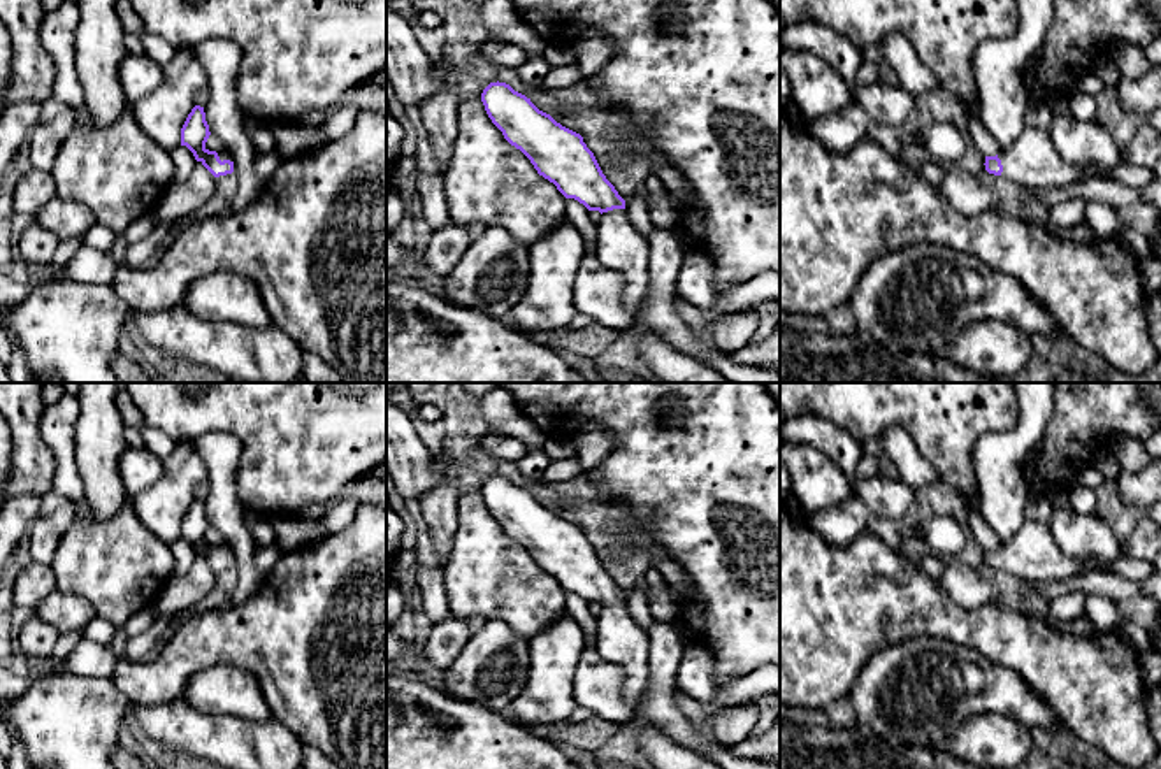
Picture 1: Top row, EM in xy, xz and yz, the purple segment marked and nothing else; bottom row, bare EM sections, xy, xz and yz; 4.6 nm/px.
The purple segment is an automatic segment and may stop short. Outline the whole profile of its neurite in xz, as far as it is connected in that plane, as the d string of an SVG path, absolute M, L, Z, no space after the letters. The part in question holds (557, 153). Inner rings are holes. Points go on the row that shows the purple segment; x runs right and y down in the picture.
M490 83L483 93L481 102L492 123L502 132L504 139L520 149L534 165L539 176L557 186L566 198L574 198L588 211L599 211L597 223L597 260L625 277L624 305L632 318L632 325L624 334L632 334L638 325L638 309L648 291L648 239L641 235L625 214L625 200L618 195L615 186L602 174L594 153L583 142L583 137L560 123L550 114L539 111L530 98L515 91L506 83Z

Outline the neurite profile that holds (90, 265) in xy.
M84 246L58 269L61 270L63 281L112 286L119 267L121 262L107 251Z

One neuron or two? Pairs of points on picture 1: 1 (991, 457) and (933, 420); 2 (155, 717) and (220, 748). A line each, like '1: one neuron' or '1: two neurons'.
1: two neurons
2: one neuron

